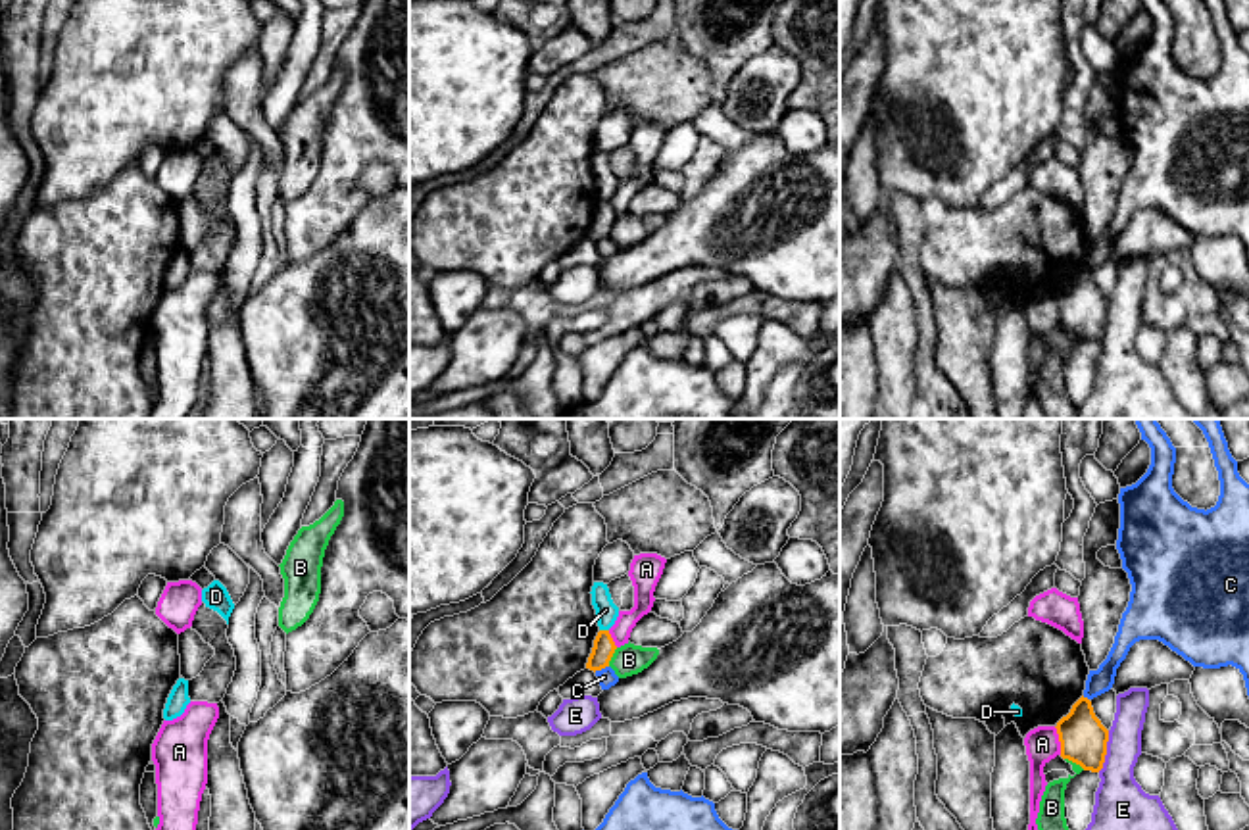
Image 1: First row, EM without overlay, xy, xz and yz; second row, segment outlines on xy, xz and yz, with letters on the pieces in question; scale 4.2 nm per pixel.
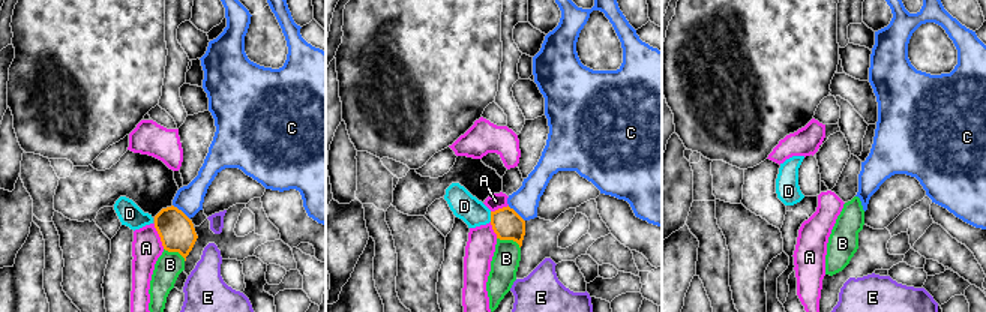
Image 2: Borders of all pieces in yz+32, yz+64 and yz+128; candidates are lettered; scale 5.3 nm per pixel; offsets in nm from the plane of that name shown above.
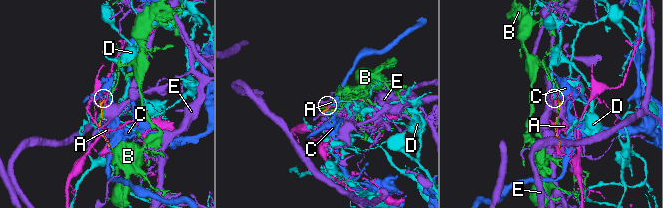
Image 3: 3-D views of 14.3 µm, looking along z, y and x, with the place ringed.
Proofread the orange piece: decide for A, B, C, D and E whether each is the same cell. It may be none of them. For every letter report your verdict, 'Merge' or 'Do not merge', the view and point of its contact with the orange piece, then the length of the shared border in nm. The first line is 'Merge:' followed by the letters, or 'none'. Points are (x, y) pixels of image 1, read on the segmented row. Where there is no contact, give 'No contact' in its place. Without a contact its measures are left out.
Merge: none
A: Do not merge. Touches orange at yz (1059, 740). Shared border 120 nm
B: Do not merge. Touches orange at yz (1075, 761). Shared border 100 nm
C: Do not merge. Touches orange at xz (600, 669). Shared border 70 nm
D: Do not merge. Touches orange at xz (604, 631). Shared border 40 nm
E: Do not merge. Touches orange at yz (1105, 752). Shared border 180 nm

